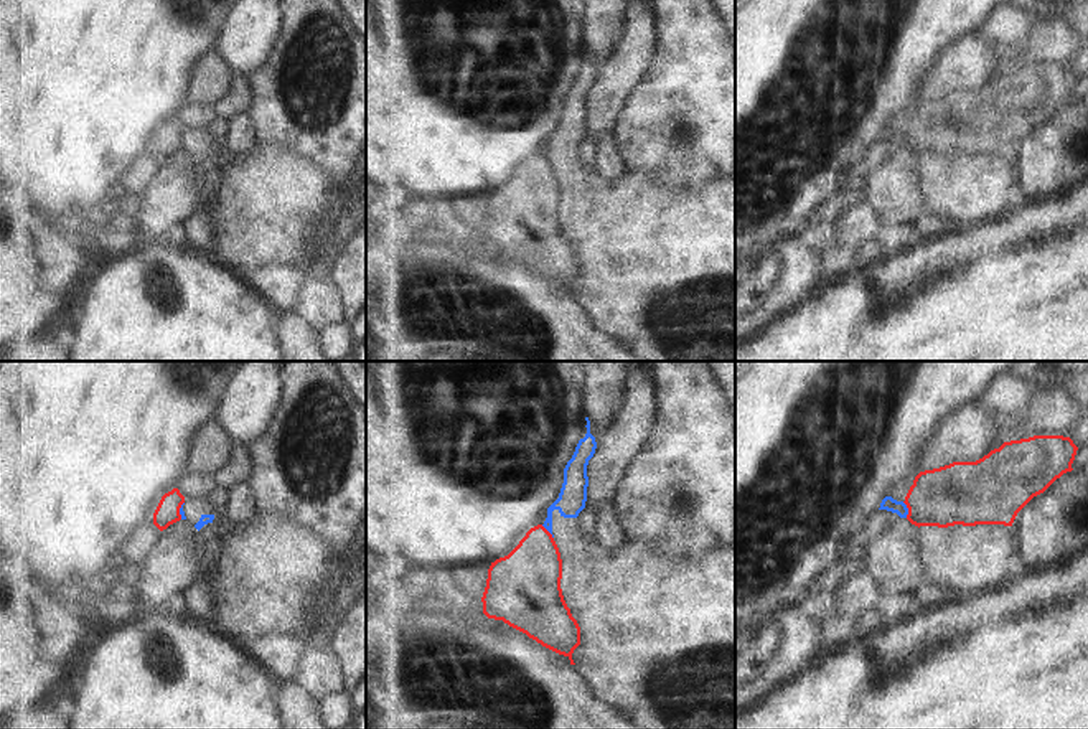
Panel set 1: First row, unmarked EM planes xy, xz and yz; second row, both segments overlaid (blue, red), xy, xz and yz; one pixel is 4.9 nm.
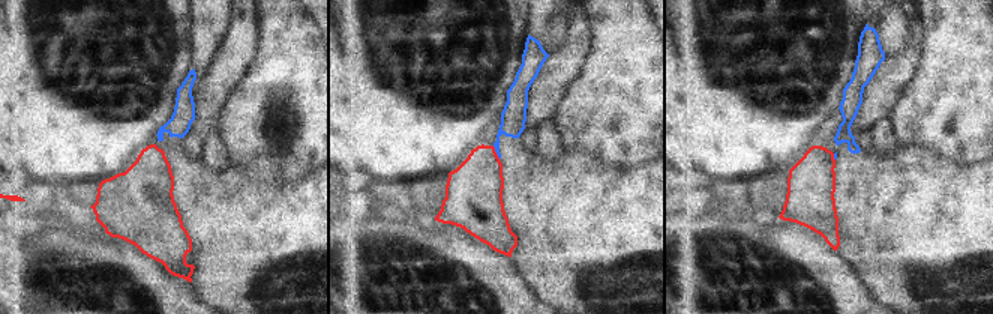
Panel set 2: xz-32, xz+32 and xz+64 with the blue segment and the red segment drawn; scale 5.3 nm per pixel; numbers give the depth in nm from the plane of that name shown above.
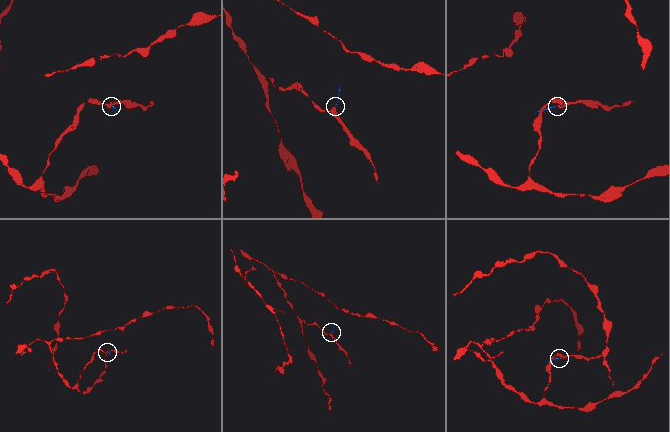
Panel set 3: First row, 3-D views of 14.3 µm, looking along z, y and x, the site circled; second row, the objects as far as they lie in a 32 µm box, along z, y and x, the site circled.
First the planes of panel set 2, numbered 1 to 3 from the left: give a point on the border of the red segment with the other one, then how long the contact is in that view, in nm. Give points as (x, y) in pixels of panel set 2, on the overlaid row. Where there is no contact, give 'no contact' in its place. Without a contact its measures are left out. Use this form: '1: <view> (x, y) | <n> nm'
1: no contact
2: xz+32 (495, 150) | 80 nm
3: xz+64 (834, 156) | 40 nm

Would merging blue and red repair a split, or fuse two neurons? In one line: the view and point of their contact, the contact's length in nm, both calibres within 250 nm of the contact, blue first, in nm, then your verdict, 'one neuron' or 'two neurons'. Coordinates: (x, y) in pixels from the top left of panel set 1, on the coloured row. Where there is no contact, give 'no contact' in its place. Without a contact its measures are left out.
meets blue in yz at (907, 510); contact 80 nm long; 70 nm thick on the blue side, 300 nm on the other; two neurons

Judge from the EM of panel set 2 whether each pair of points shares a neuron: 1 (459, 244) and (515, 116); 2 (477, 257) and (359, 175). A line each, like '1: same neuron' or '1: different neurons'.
1: different neurons
2: different neurons

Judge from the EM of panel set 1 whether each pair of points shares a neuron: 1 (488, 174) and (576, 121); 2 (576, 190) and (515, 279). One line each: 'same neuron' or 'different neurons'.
1: different neurons
2: different neurons

